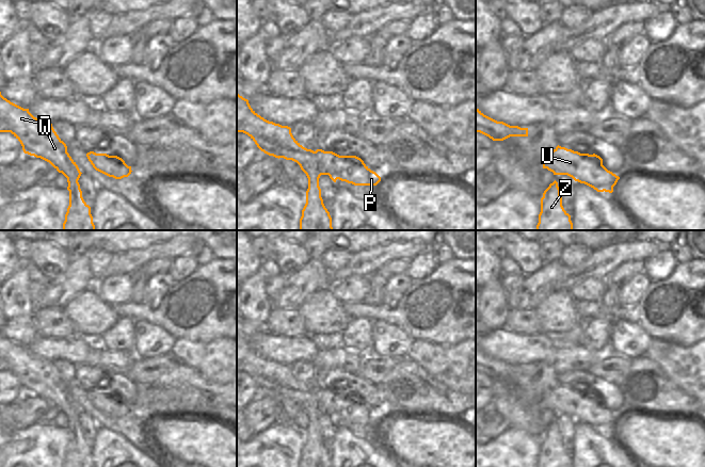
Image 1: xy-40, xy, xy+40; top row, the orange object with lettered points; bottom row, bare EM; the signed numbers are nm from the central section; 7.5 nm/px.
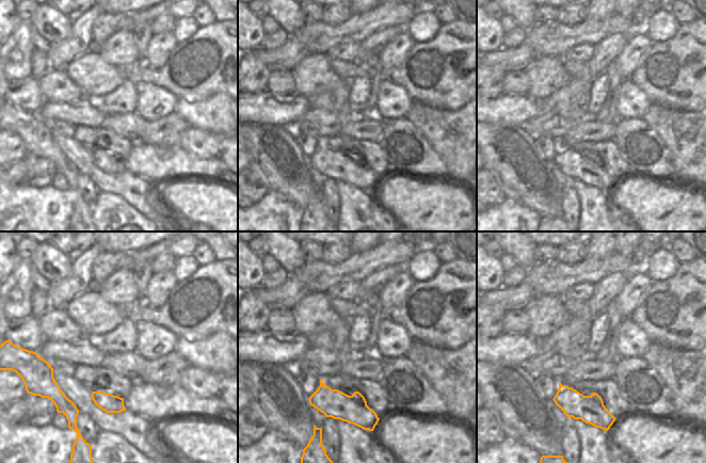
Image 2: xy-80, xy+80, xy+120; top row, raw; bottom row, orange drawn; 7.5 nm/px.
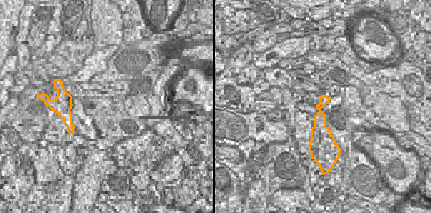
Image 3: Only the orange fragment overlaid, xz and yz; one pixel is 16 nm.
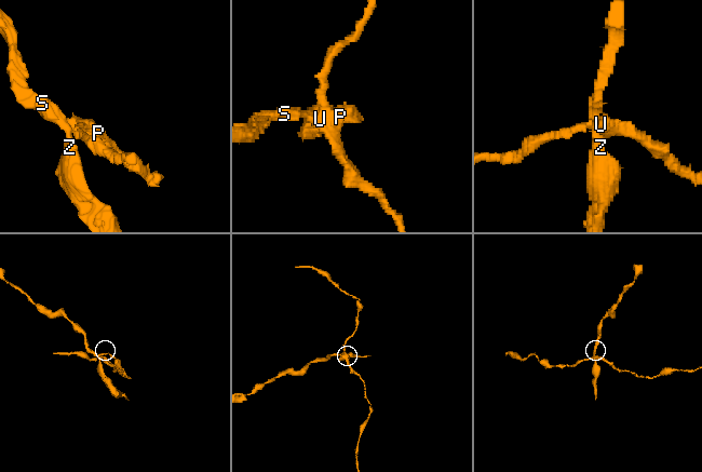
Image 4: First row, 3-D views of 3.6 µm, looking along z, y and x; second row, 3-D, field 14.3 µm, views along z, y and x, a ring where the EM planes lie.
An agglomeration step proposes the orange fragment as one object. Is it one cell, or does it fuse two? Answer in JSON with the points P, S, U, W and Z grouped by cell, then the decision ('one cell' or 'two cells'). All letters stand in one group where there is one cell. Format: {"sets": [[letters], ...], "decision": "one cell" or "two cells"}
{"sets": [["P", "U"], ["S", "W", "Z"]], "decision": "two cells"}

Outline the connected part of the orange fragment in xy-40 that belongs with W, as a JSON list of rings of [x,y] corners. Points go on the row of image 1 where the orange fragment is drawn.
[[[0,92],[0,132],[11,132],[20,142],[25,154],[49,162],[67,178],[69,206],[63,230],[95,230],[91,207],[84,202],[78,182],[82,173],[52,124],[34,117],[29,109],[11,102]]]

